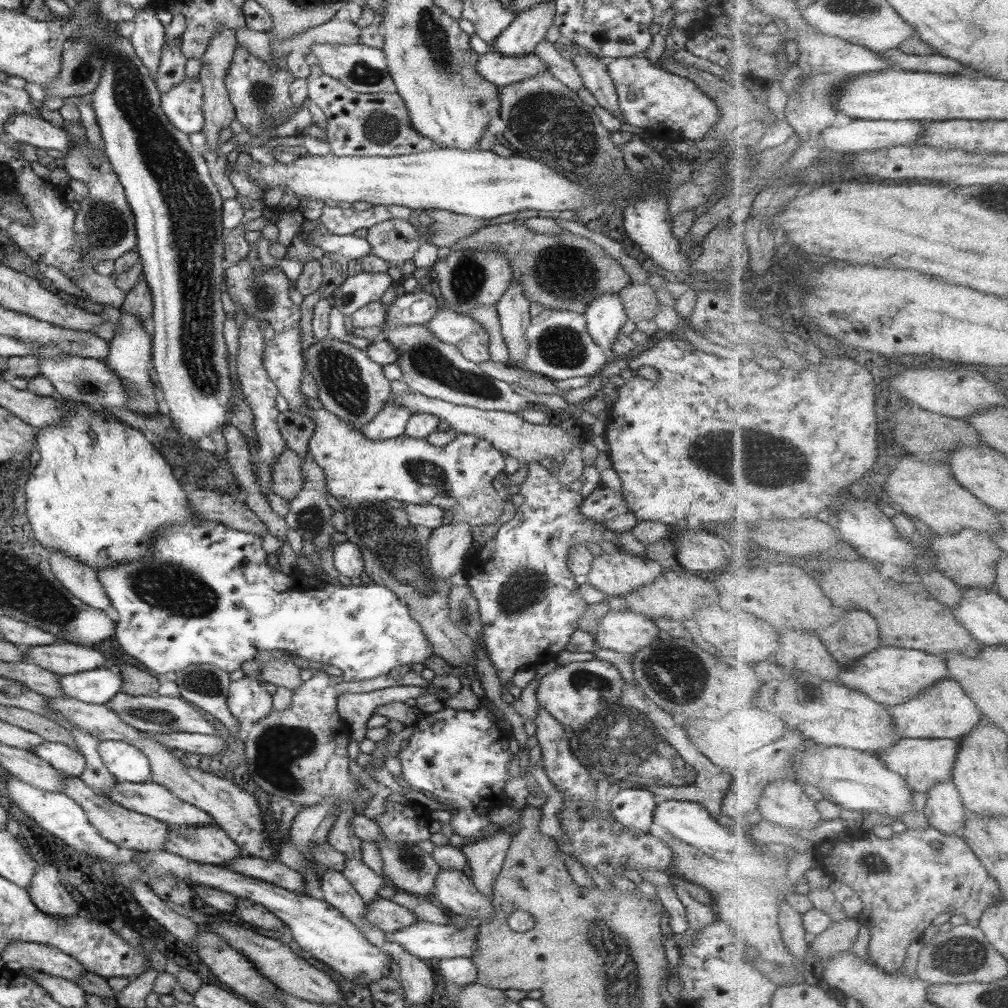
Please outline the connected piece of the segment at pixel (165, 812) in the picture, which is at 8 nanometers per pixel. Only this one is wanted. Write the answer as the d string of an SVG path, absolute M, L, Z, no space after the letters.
M116 779L114 789L109 789L110 800L118 803L120 806L127 808L128 810L155 818L160 822L167 825L180 826L208 826L208 824L214 825L214 819L203 810L196 808L192 804L184 802L177 798L172 792L169 792L164 786L156 782L144 782L142 784L136 784L134 782L122 782Z

